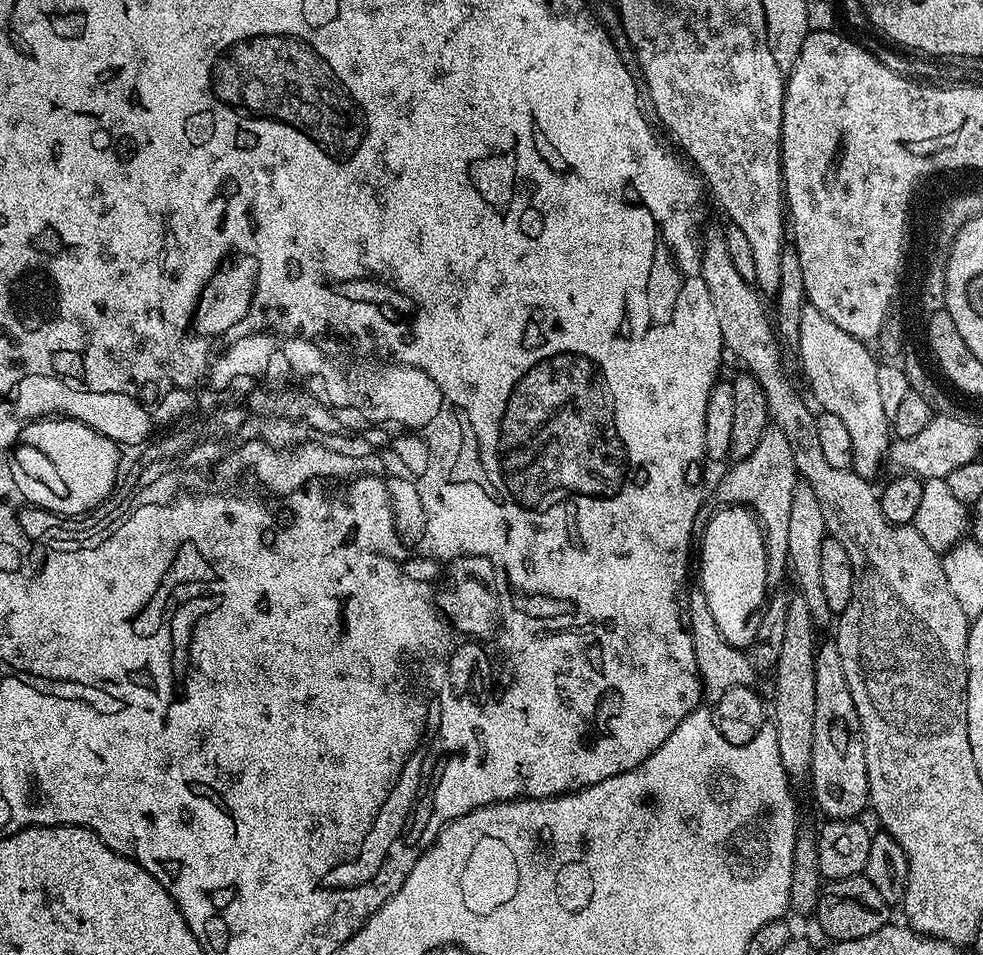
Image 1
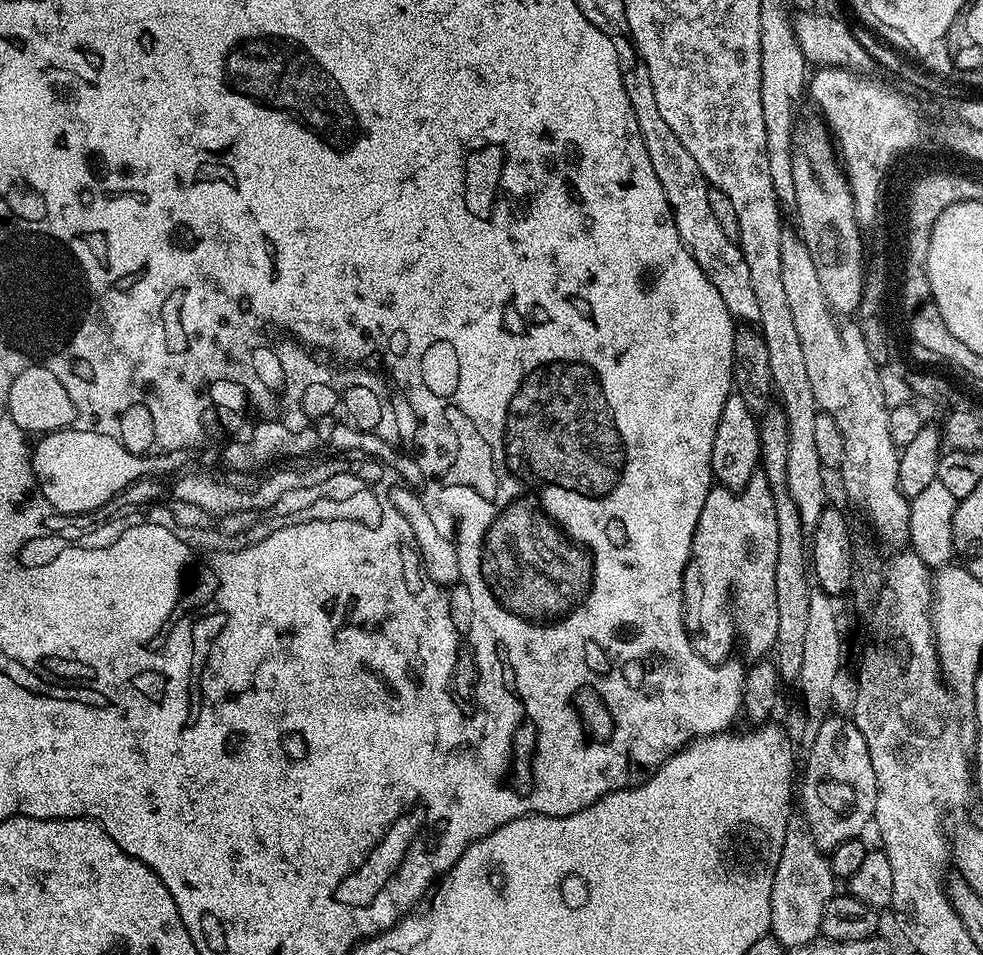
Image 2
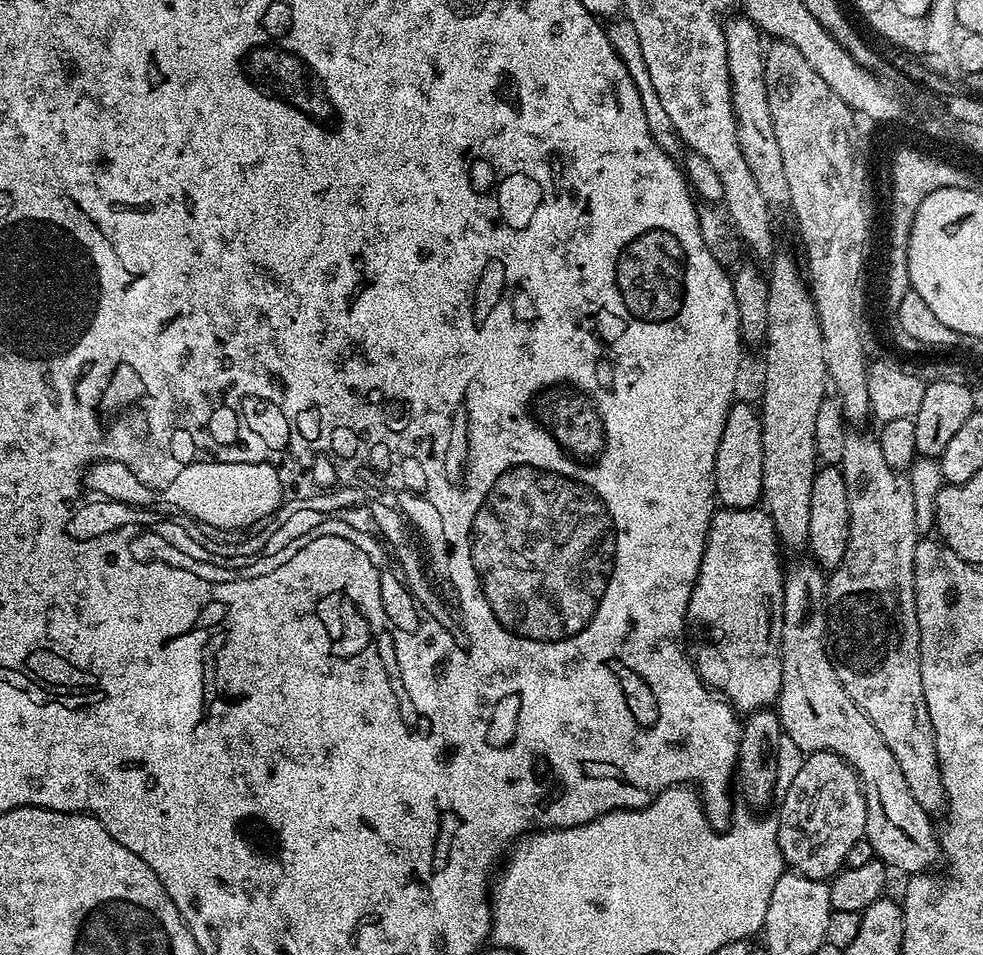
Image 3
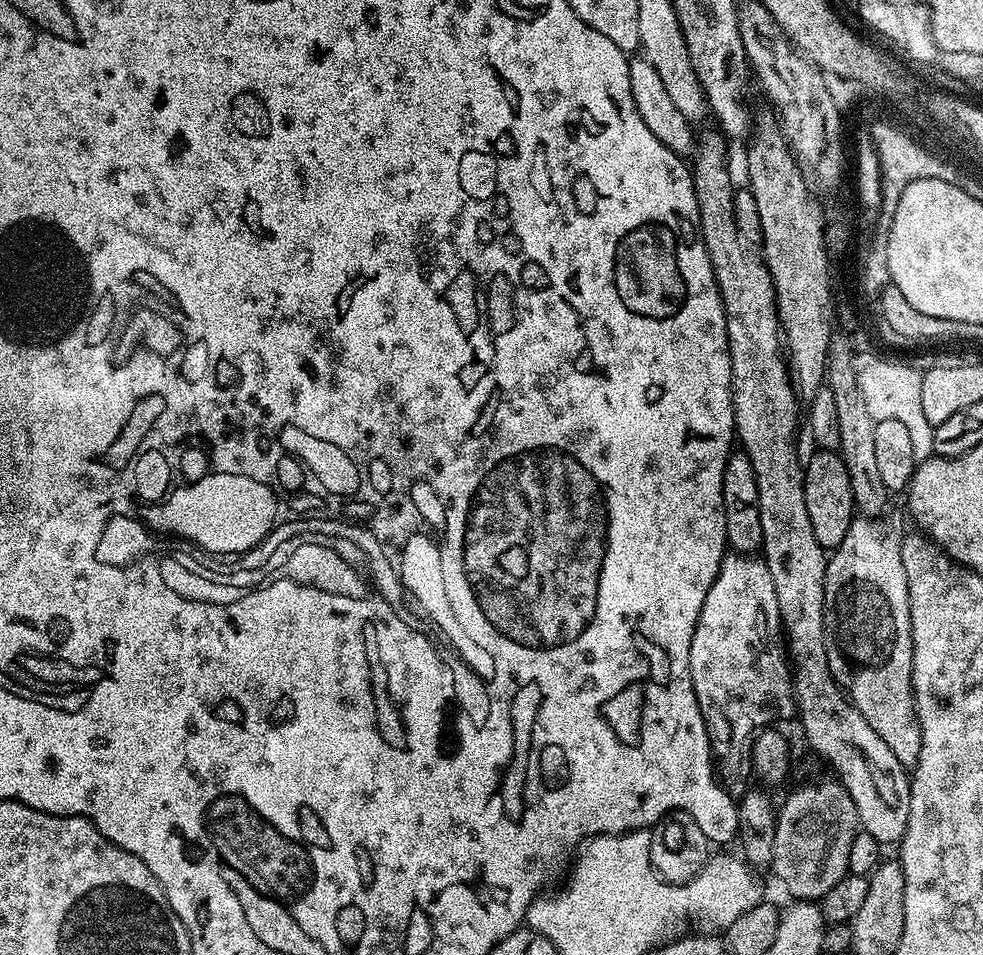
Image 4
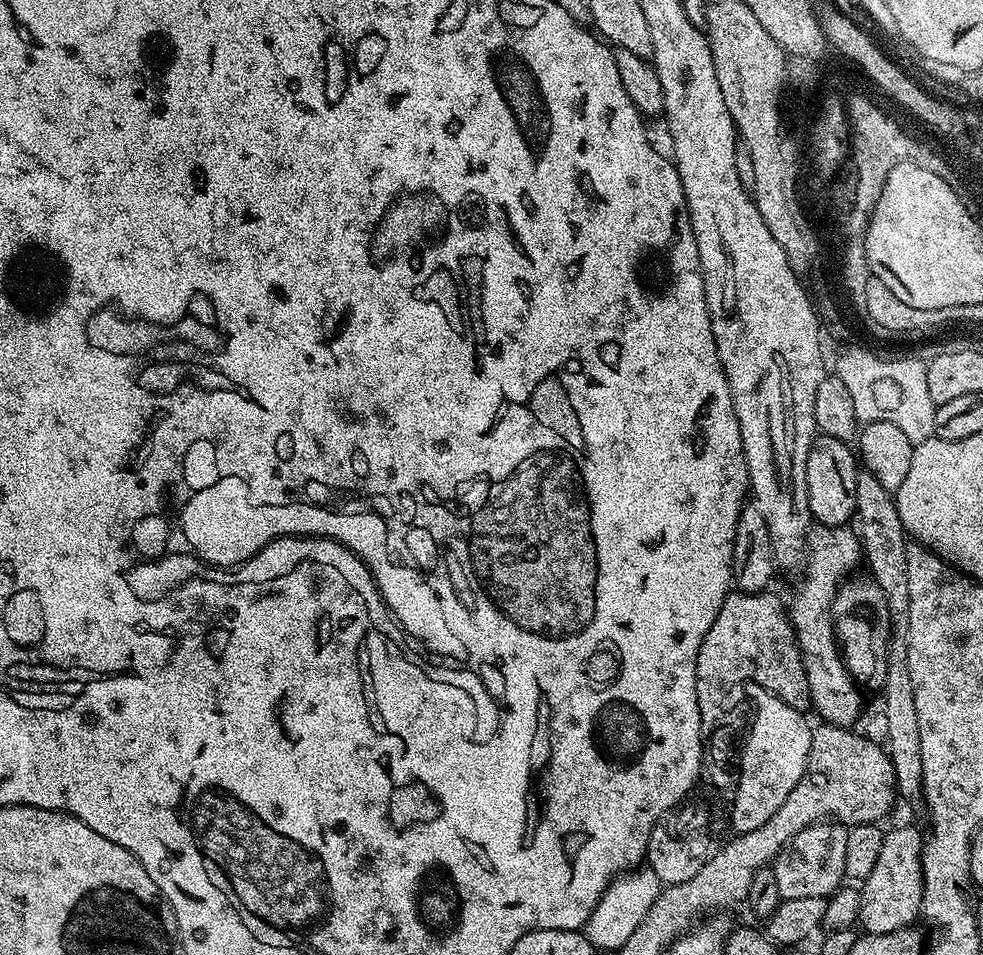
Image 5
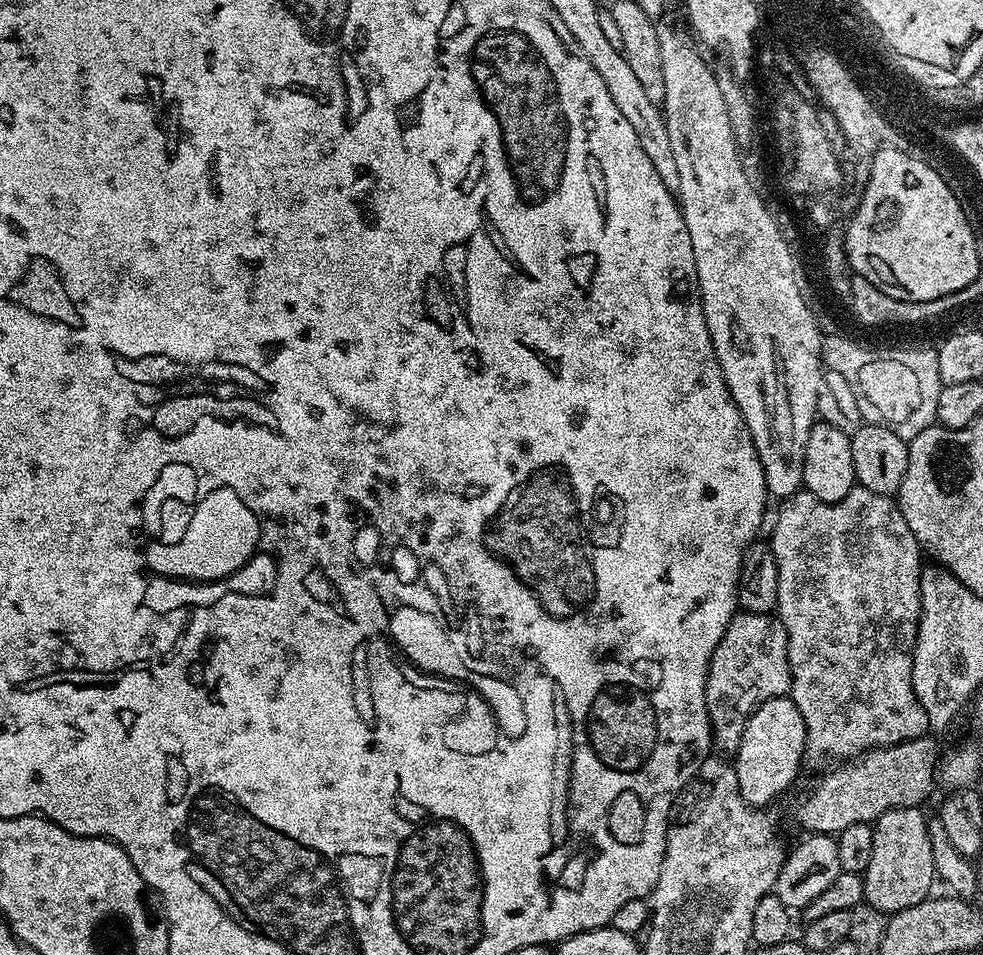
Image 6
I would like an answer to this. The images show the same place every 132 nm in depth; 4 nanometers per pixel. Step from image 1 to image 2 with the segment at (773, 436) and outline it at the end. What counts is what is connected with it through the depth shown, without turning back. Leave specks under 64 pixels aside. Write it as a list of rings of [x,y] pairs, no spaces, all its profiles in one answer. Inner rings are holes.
[[[762,474],[754,475],[746,486],[733,490],[713,486],[706,494],[702,514],[692,529],[690,558],[684,571],[684,629],[694,650],[706,662],[721,665],[733,655],[736,632],[752,658],[764,658],[776,647],[778,638],[778,598],[774,594],[774,565],[778,563],[778,514],[772,487]]]

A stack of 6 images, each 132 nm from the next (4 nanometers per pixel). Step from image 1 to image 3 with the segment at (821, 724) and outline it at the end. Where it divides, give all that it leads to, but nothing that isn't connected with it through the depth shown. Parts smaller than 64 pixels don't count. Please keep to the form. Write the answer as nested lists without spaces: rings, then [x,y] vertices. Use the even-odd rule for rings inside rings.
[[[813,752],[805,755],[802,770],[794,782],[782,794],[784,800],[778,811],[778,846],[784,855],[785,865],[793,872],[811,880],[831,881],[832,877],[845,867],[844,859],[850,854],[854,842],[865,839],[866,798],[864,788],[856,777],[856,771],[842,757],[833,752]]]

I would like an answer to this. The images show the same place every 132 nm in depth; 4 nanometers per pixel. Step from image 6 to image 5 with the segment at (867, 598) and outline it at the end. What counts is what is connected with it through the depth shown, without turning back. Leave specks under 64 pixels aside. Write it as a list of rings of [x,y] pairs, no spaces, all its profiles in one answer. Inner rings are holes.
[[[816,526],[809,531],[806,559],[802,565],[804,577],[796,588],[796,593],[790,600],[790,619],[792,629],[796,632],[796,645],[800,648],[800,657],[804,663],[804,669],[810,682],[810,694],[812,695],[812,708],[820,715],[819,719],[826,724],[837,724],[840,728],[852,728],[855,720],[860,716],[860,692],[844,659],[840,657],[840,646],[836,642],[836,632],[832,628],[832,603],[836,597],[836,589],[853,575],[852,572],[862,564],[862,549],[860,538],[851,527],[826,528]]]

